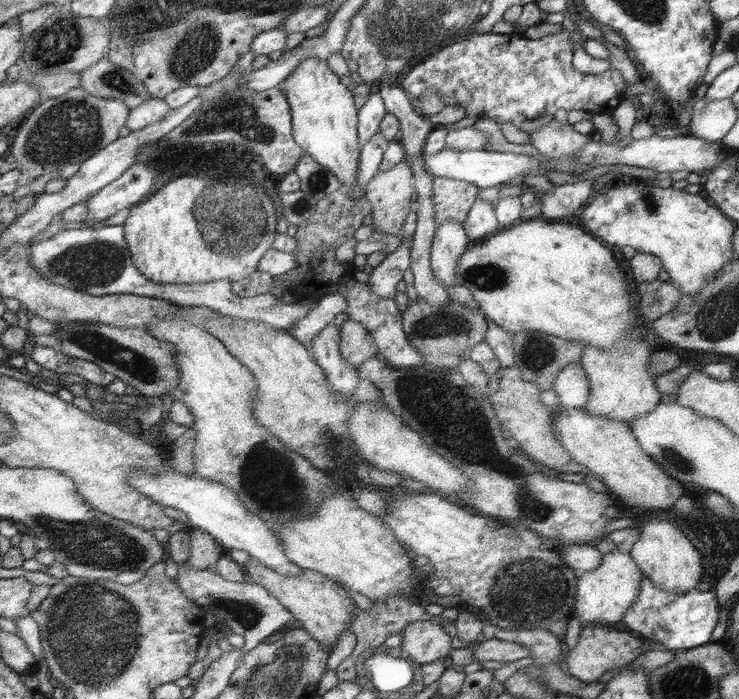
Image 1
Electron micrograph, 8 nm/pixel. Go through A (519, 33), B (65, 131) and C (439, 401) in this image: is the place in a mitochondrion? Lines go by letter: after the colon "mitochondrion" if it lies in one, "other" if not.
A: other
B: mitochondrion
C: mitochondrion

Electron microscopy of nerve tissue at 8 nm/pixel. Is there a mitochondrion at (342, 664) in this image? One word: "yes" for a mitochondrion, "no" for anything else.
no

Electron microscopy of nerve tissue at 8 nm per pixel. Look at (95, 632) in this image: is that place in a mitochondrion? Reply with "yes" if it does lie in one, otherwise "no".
yes

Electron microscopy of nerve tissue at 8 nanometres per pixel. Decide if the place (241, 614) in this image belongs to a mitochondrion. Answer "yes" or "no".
yes

